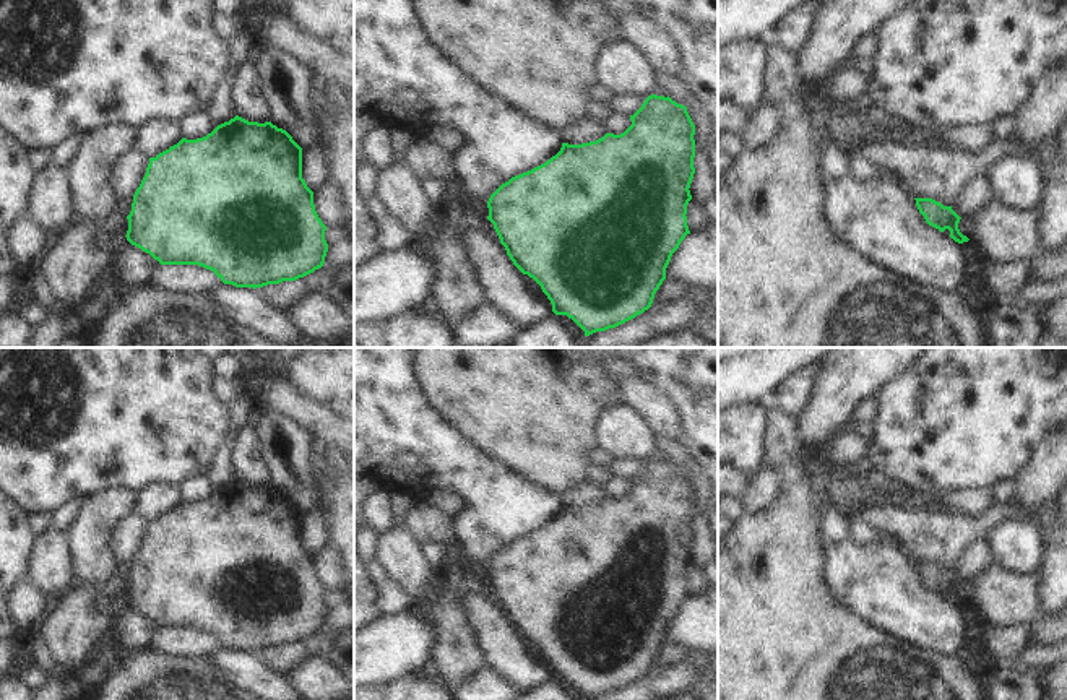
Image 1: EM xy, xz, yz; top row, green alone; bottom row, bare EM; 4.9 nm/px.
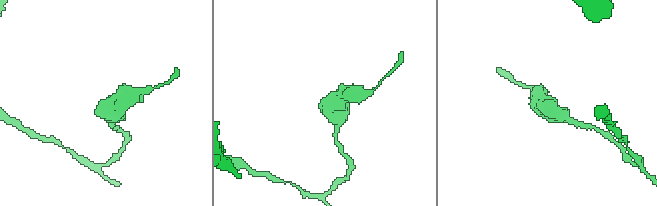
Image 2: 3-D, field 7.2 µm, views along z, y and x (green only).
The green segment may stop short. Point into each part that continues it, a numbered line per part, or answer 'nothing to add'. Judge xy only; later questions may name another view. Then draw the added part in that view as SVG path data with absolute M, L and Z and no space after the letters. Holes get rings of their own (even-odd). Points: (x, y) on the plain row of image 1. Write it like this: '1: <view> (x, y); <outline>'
nothing to add

